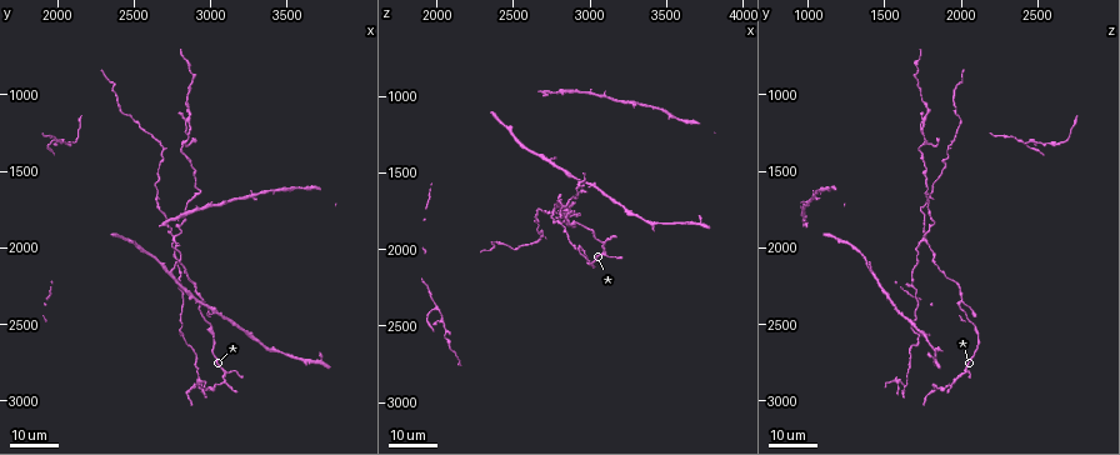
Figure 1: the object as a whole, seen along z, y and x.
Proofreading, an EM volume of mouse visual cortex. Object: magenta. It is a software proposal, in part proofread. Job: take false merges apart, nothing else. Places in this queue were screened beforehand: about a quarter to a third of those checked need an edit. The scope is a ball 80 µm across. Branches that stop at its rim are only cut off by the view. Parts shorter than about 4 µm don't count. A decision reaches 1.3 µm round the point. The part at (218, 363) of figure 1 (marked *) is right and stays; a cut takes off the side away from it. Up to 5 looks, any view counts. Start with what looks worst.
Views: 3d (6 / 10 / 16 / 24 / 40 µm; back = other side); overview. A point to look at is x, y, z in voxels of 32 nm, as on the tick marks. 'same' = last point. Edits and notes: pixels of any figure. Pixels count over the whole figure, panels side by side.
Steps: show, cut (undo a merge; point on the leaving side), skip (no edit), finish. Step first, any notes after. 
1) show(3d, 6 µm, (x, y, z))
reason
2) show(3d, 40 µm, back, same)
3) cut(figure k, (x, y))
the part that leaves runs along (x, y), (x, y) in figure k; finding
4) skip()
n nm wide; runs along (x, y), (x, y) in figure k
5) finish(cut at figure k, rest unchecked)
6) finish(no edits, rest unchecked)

show(3d, 16 µm, (2840, 1180, 1740))
four or more arms meet

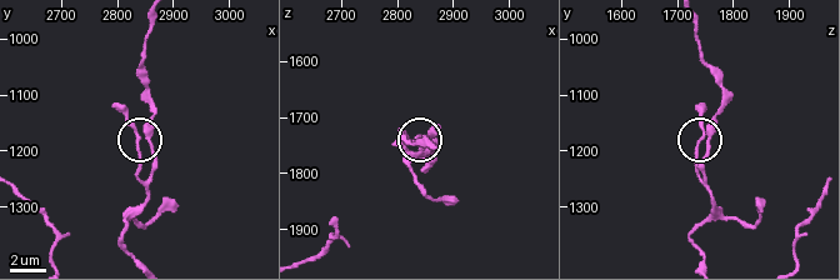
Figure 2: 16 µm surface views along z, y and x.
show(3d, 10 µm, (2840, 1165, 1745))
closer look

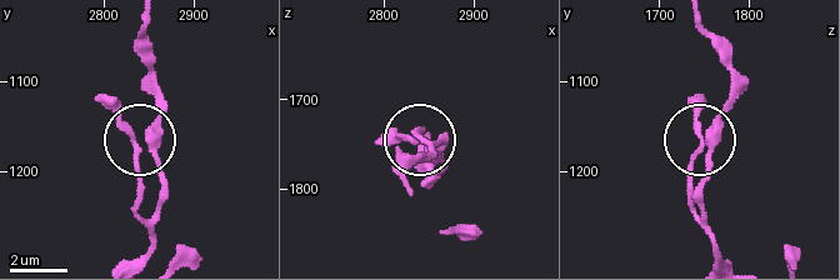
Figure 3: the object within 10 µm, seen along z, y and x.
skip()
250 nm wide; runs along (144, 254), (140, 153), (154, 110), (149, 69) in figure 3; all the same neuron

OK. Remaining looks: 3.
show(3d, 24 µm, (2760, 1940, 1740))
four or more arms meet

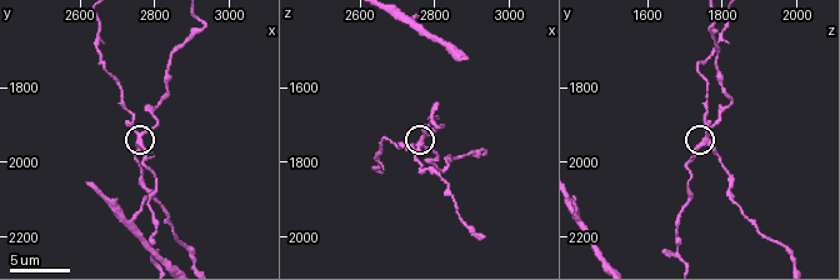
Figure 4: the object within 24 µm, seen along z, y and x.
show(3d, 6 µm, (2760, 1940, 1750))

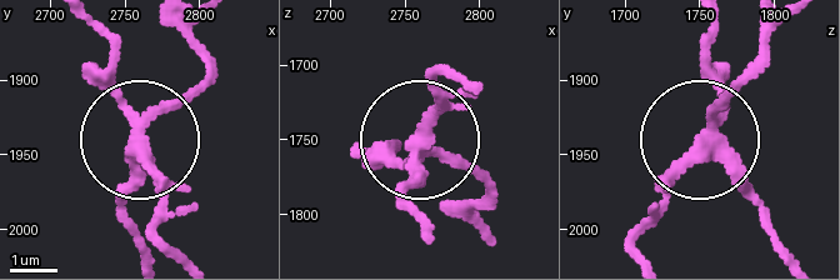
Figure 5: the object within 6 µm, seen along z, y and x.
cut(figure 5, (89, 83))
280 nm wide; a second neuron is stuck on

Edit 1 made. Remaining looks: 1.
finish(cut at figure 5, rest unchecked)

